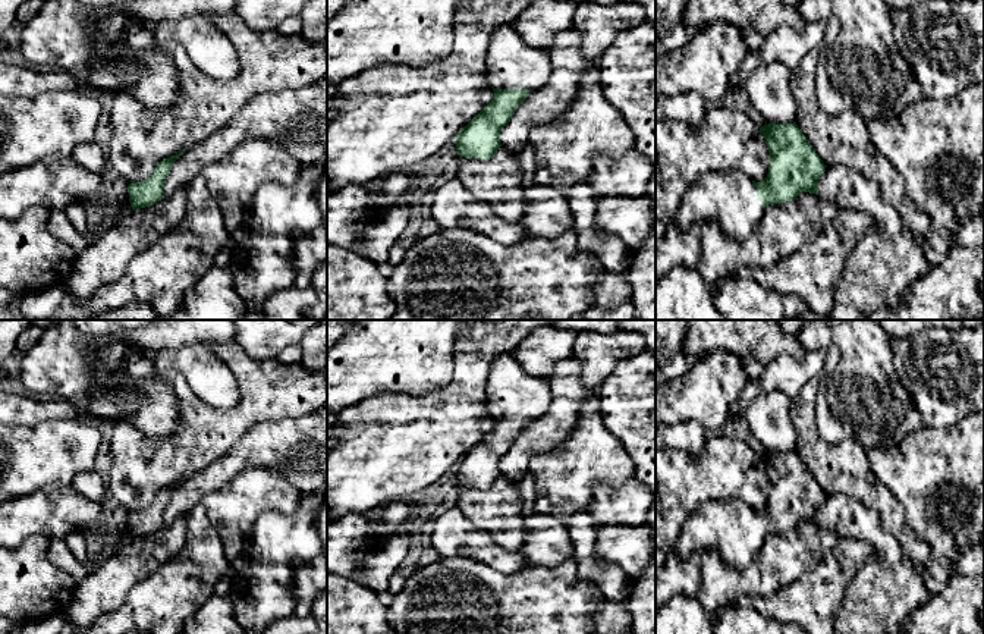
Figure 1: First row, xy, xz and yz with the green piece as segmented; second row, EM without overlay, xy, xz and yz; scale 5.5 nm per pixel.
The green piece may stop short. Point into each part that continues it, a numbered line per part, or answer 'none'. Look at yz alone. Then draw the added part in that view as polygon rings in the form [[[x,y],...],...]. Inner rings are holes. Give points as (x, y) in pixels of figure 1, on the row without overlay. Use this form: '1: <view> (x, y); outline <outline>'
1: yz (731, 527); outline [[[711,500],[686,520],[673,549],[680,558],[688,558],[714,547],[742,572],[755,561],[764,542],[757,521],[752,509],[739,500]]]

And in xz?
1: xz (512, 392); outline [[[513,355],[499,357],[487,382],[487,408],[499,418],[538,418],[553,401],[546,377],[528,374]]]

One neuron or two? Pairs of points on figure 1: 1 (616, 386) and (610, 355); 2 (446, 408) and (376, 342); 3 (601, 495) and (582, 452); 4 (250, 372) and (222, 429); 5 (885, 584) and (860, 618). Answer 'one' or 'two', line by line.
1: two
2: two
3: two
4: one
5: one

